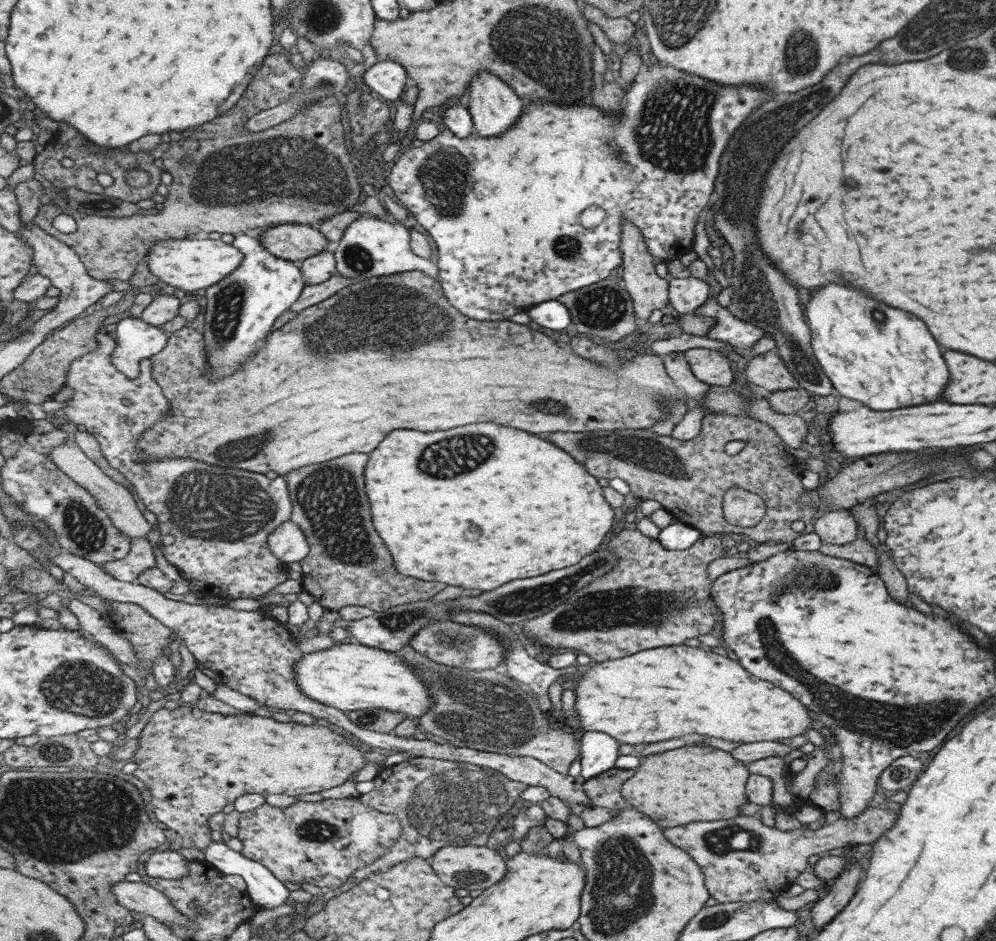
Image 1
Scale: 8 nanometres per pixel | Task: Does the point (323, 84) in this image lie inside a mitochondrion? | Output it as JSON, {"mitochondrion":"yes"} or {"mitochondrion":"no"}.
{"mitochondrion":"yes"}

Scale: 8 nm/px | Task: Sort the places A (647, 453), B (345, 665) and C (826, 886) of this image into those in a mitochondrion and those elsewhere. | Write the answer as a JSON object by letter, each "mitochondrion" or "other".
{"A":"mitochondrion","B":"other","C":"other"}

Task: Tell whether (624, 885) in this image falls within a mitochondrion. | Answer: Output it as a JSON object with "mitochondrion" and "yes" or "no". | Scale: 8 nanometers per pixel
{"mitochondrion":"yes"}

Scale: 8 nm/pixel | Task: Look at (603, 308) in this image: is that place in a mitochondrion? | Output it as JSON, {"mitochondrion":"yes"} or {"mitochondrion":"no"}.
{"mitochondrion":"yes"}

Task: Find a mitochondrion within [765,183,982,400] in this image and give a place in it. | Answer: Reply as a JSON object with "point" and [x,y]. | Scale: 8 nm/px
{"point":[879,322]}

